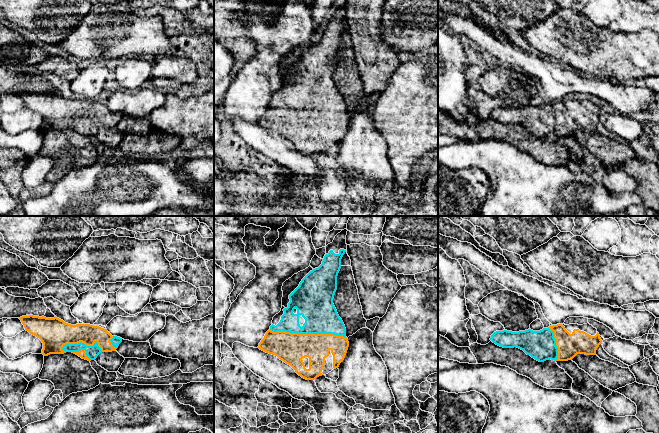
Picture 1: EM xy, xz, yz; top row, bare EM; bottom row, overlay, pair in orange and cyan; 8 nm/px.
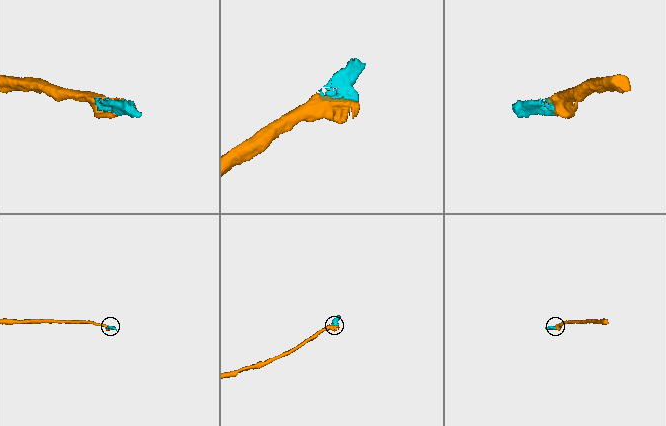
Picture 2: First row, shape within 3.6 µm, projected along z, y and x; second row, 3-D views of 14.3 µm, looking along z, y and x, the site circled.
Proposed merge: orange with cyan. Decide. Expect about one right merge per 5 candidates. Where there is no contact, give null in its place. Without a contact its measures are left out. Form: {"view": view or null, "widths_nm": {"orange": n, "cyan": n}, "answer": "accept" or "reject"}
{"view": "xz", "widths_nm": {"orange": 240, "cyan": 280}, "answer": "accept"}

